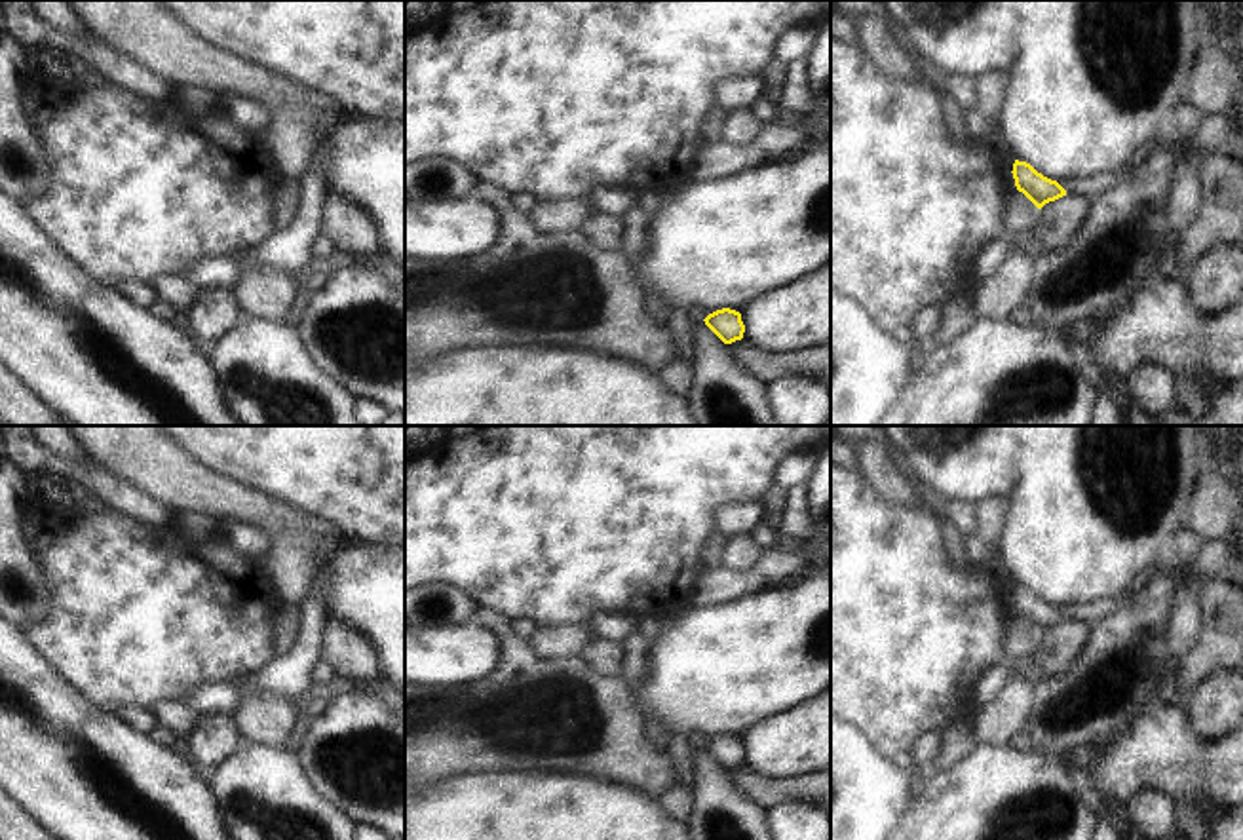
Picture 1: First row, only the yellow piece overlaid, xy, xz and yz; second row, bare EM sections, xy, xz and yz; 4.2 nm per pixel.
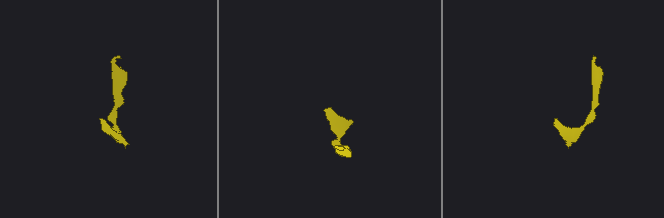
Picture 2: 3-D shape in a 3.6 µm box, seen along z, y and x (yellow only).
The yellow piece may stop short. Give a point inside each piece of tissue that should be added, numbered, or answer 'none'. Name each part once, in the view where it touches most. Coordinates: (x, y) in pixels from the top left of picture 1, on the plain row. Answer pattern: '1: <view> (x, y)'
none

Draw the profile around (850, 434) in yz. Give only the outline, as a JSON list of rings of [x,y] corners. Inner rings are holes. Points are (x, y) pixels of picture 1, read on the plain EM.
[[[831,426],[831,433],[846,443],[876,441],[880,439],[880,426]]]

